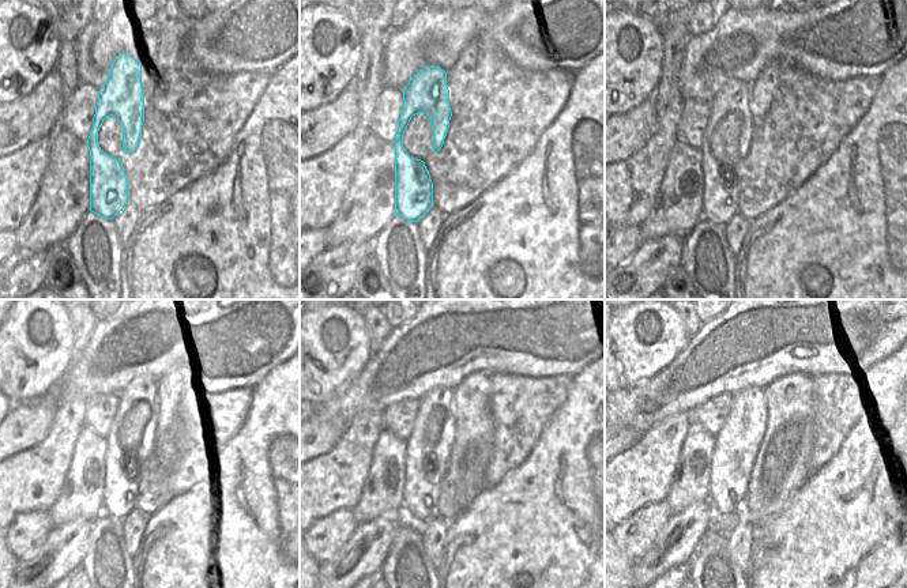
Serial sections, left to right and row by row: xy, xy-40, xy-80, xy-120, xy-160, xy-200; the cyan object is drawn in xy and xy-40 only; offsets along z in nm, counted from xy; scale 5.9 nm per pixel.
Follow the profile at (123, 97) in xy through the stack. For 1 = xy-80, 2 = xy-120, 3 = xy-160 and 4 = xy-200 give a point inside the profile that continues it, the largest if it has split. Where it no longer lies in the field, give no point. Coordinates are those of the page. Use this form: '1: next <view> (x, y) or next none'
1: next xy-80 (719, 188)
2: next xy-120 (120, 468)
3: next xy-160 (426, 462)
4: next xy-200 (736, 445)

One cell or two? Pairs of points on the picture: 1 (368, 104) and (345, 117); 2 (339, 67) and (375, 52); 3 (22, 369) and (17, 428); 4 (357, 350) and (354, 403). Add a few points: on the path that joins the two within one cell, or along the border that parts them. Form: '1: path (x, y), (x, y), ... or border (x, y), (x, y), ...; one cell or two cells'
1: border (353, 80), (358, 119), (356, 127), (343, 136); two cells
2: border (361, 34), (360, 64), (352, 80); two cells
3: border (49, 392), (36, 400), (18, 403), (14, 407); two cells
4: border (373, 353), (368, 362), (331, 398); two cells

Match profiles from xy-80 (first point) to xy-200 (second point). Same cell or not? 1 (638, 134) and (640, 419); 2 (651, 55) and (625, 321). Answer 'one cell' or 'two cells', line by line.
1: two cells
2: one cell

